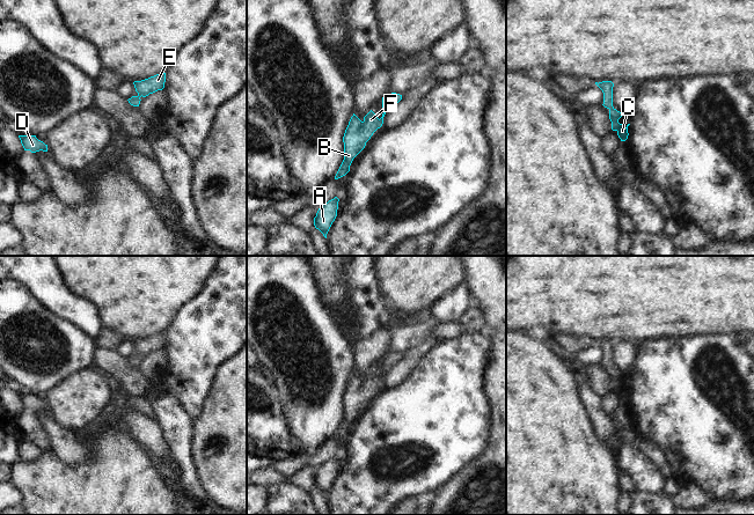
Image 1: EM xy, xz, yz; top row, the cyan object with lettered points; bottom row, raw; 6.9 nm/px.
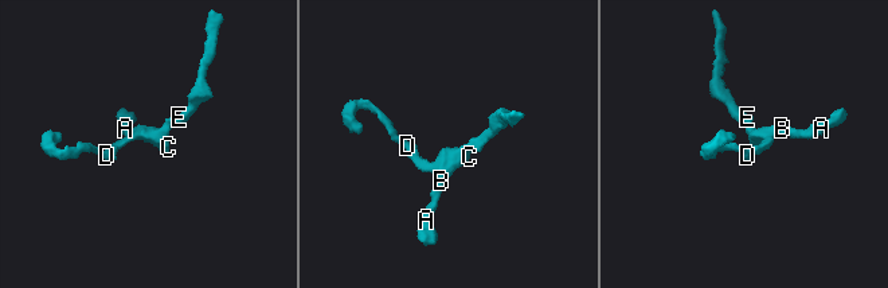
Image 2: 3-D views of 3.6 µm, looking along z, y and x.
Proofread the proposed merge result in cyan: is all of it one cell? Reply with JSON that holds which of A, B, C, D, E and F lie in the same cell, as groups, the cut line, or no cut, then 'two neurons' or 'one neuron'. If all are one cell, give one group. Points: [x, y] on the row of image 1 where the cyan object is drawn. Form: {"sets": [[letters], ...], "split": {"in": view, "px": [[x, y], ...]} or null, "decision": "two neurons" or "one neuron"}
{"sets": [["A", "B", "C", "D", "E", "F"]], "split": null, "decision": "one neuron"}

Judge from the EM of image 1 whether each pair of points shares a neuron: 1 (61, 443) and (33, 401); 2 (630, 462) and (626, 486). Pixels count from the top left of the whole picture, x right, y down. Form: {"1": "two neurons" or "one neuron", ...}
{"1": "two neurons", "2": "two neurons"}

